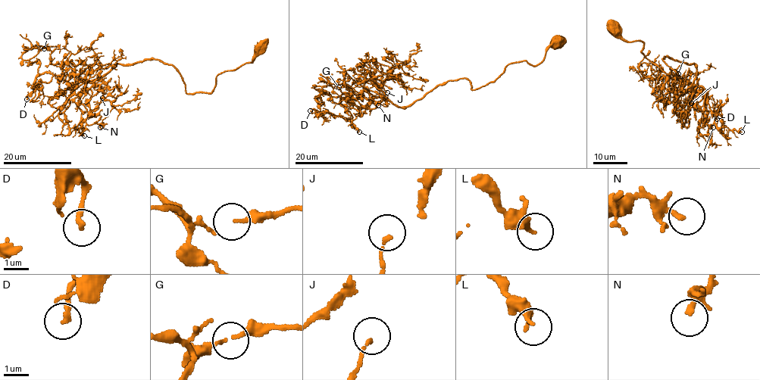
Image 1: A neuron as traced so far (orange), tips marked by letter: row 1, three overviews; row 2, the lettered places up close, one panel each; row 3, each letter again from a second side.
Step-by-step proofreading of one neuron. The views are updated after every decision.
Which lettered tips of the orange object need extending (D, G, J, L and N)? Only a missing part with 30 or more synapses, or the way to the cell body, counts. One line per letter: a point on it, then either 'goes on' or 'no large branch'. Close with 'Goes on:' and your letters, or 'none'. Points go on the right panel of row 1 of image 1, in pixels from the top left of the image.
D: at (717, 119); no large branch
G: at (678, 73); no large branch
J: at (691, 103); no large branch
L: at (742, 132); no large branch
N: at (713, 127); goes on
Goes on: N

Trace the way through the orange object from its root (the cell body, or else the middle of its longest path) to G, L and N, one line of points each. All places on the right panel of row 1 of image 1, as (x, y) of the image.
G: (614, 29), (665, 73), (680, 76), (664, 57), (693, 64), (694, 92), (667, 82), (678, 73)
L: (614, 29), (665, 73), (680, 76), (664, 57), (693, 64), (693, 90), (742, 132)
N: (614, 29), (665, 73), (680, 76), (664, 57), (693, 64), (692, 89), (707, 98), (698, 132), (713, 127)

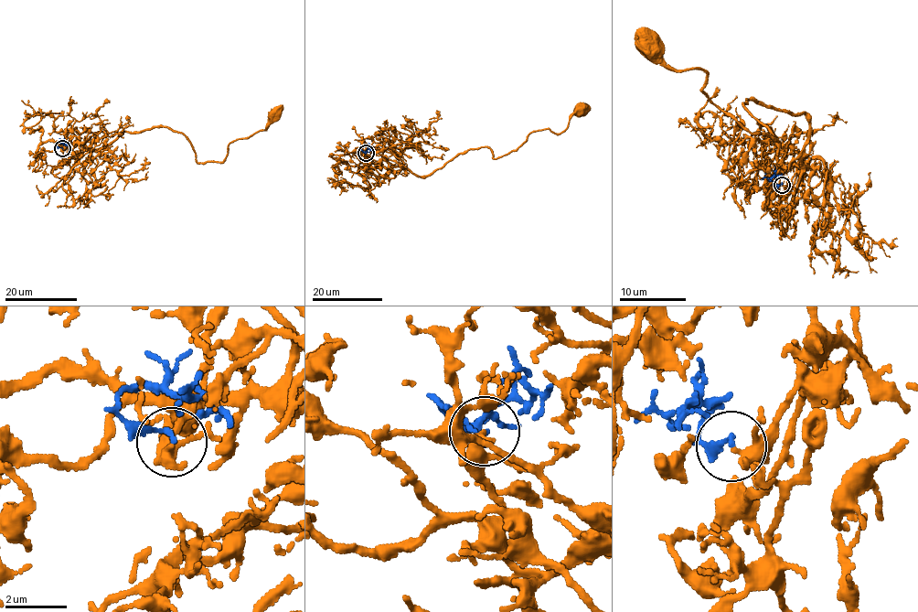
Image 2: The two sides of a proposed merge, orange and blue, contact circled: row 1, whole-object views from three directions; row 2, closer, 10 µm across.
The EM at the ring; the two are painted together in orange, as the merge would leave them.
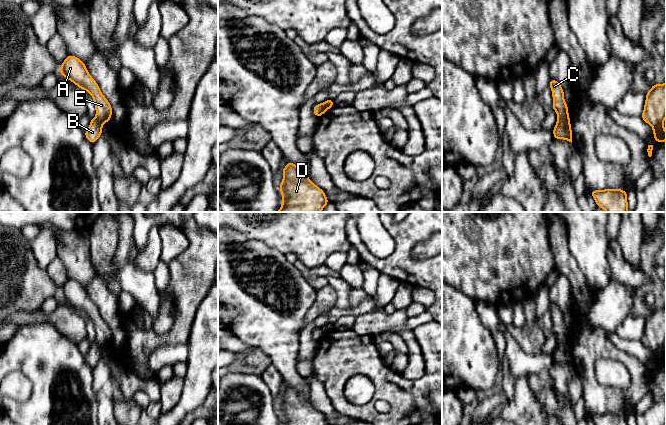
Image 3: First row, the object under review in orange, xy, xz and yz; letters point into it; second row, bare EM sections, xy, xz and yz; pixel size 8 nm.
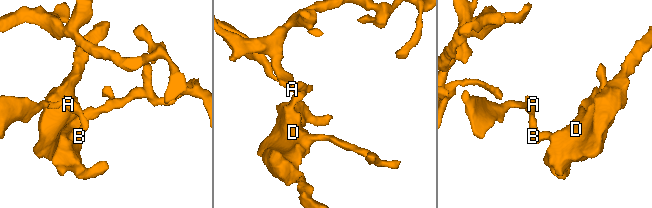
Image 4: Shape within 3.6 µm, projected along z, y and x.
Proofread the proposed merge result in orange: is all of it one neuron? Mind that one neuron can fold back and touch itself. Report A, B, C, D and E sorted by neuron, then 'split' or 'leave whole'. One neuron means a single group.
A C E / B D; split

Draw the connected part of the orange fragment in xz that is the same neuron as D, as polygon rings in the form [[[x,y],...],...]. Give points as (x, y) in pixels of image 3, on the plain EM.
[[[287,385],[286,391],[281,394],[283,406],[279,409],[283,425],[328,425],[324,415],[316,410],[298,390]]]

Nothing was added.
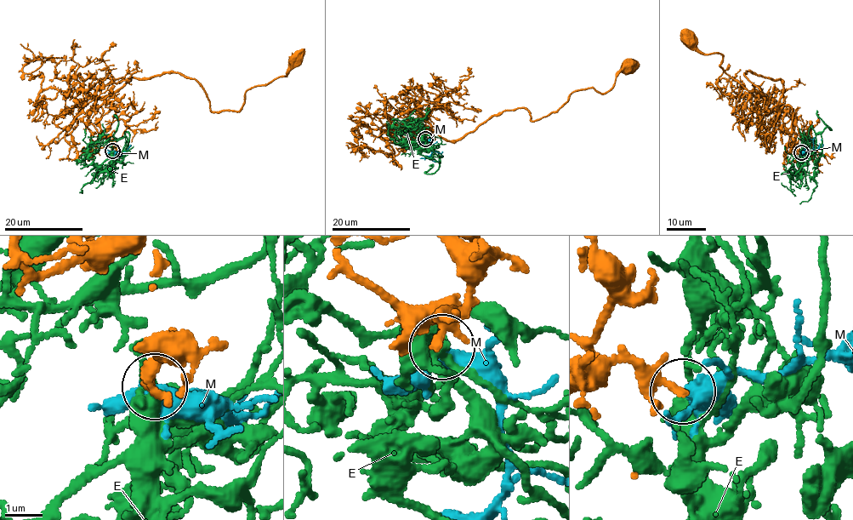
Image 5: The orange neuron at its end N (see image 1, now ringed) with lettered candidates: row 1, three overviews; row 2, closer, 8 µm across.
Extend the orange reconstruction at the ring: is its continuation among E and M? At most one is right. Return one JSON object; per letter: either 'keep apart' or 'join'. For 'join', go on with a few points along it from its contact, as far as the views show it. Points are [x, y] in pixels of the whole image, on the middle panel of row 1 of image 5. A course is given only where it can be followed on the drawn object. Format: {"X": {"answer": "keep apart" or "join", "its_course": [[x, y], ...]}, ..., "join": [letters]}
{"E": {"answer": "keep apart"}, "M": {"answer": "join", "its_course": [[424, 140], [431, 144], [432, 152], [417, 158]]}, "join": ["M"]}

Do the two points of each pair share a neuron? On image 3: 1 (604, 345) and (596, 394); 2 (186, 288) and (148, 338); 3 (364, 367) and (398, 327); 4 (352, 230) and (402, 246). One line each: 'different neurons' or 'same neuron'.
1: same neuron
2: same neuron
3: different neurons
4: same neuron

